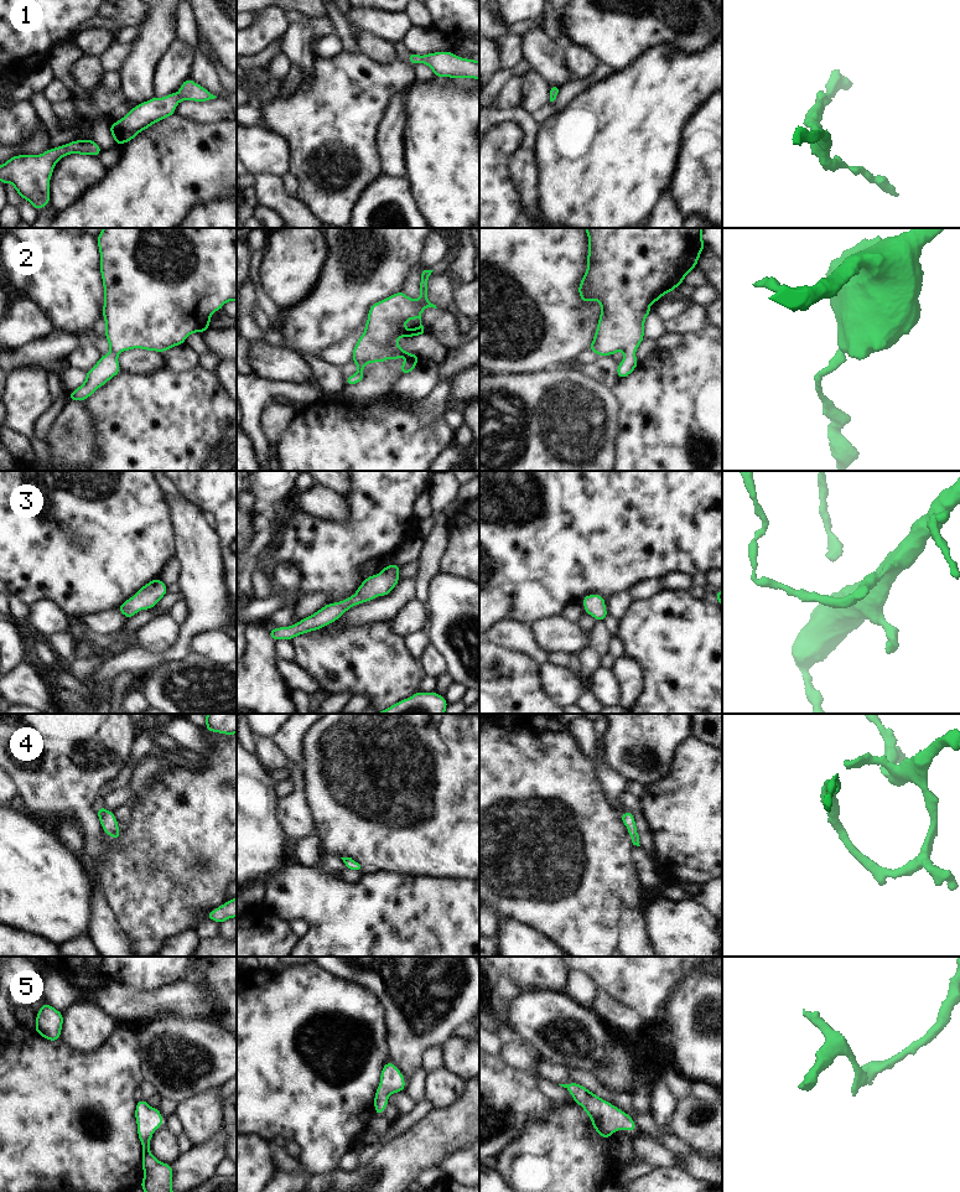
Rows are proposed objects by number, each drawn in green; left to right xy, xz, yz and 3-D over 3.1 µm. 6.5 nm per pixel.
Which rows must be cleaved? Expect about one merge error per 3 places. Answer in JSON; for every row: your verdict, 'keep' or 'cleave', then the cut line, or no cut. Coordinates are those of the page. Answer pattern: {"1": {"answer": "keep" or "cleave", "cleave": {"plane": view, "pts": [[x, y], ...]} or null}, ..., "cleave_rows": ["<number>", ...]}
{"1": {"answer": "keep", "cleave": null}, "2": {"answer": "keep", "cleave": null}, "3": {"answer": "keep", "cleave": null}, "4": {"answer": "keep", "cleave": null}, "5": {"answer": "keep", "cleave": null}, "cleave_rows": []}

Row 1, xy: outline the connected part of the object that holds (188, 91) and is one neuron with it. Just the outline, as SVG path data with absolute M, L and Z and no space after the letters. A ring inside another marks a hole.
M191 78L181 85L178 93L170 93L164 98L151 98L135 105L124 118L109 126L109 130L118 146L133 140L139 133L150 128L152 124L175 114L176 107L181 100L208 102L217 98L206 88L201 87Z

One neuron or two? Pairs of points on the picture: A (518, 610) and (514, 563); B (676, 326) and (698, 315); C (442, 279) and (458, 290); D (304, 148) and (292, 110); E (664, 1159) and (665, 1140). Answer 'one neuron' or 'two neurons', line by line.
A: one neuron
B: one neuron
C: two neurons
D: one neuron
E: two neurons

